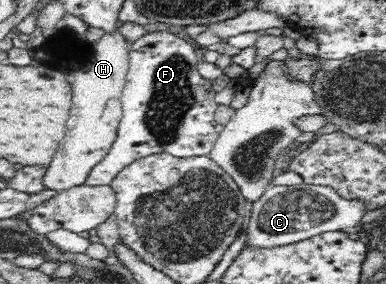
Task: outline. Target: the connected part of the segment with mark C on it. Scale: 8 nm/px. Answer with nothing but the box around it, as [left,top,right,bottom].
[245,183,367,248]

